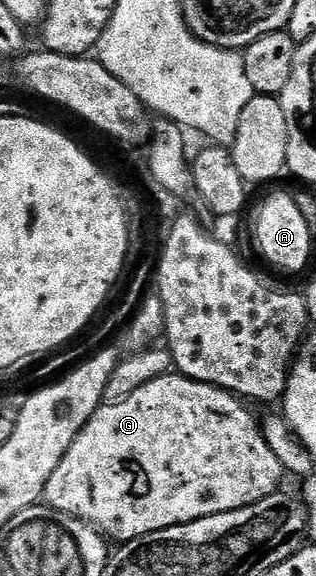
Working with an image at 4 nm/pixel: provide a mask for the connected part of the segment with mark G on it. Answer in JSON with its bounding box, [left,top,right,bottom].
[45,371,284,543]

